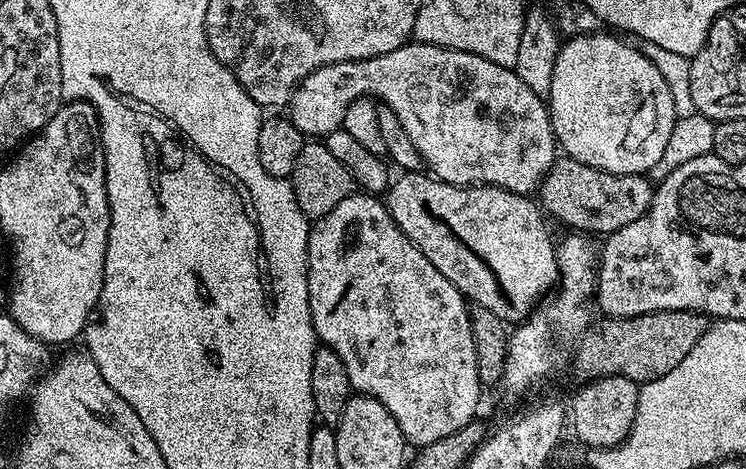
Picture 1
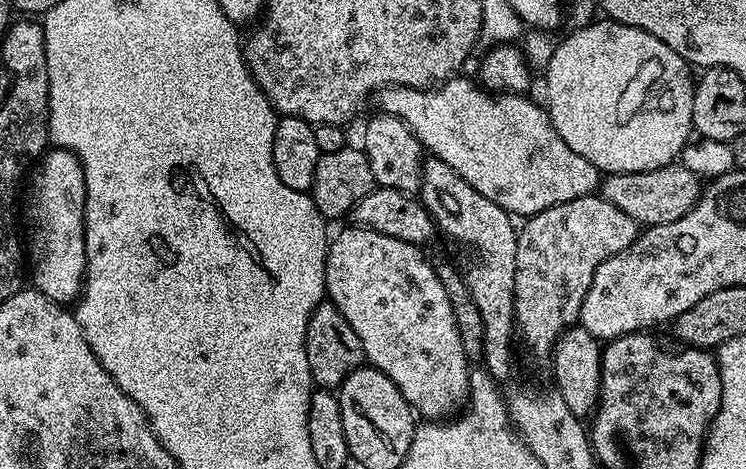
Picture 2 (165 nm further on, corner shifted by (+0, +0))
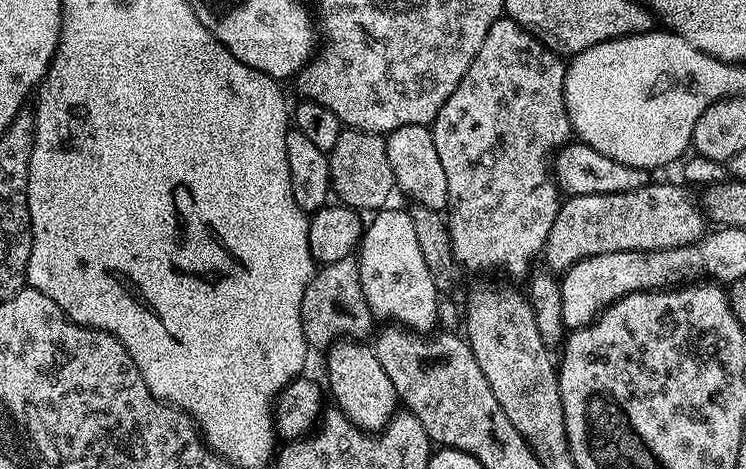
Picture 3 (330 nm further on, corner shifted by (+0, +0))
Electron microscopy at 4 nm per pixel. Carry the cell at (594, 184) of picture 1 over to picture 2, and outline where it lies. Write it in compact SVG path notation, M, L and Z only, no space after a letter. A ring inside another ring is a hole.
M673 162L658 170L641 172L614 172L601 179L599 195L606 202L614 202L622 214L630 214L637 226L655 226L674 222L691 210L700 200L701 177L681 162Z

